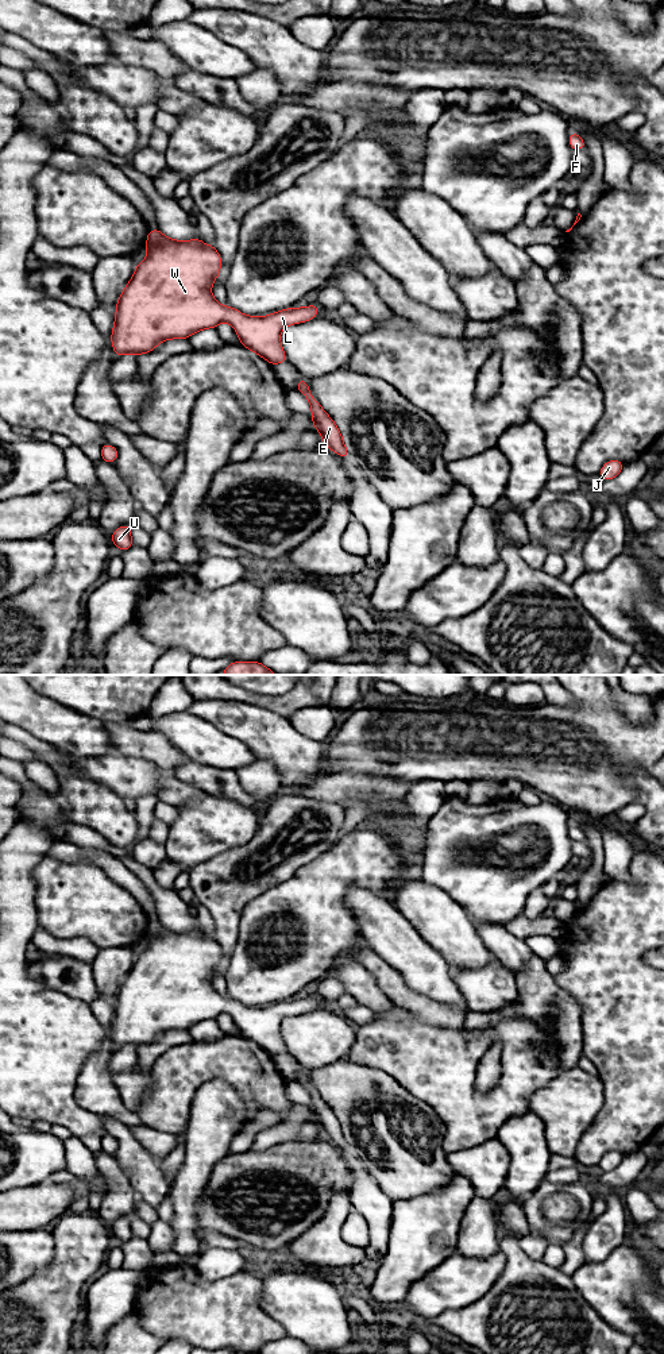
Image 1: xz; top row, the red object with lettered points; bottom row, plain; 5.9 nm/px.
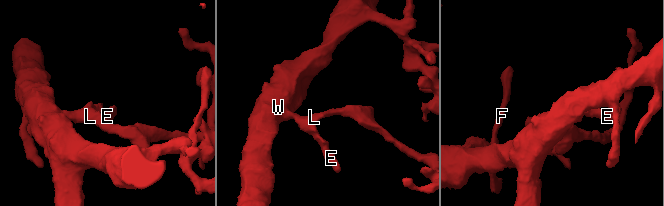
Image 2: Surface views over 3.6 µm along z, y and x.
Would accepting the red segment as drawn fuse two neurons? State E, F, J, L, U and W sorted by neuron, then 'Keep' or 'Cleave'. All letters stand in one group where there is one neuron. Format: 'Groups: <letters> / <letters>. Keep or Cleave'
Groups: E F J L U W. Keep

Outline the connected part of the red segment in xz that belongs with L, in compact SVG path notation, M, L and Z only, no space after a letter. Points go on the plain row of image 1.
M158 919L148 921L144 937L147 949L136 956L135 964L123 980L117 994L115 1015L111 1026L116 1049L134 1045L135 1048L151 1044L167 1030L188 1030L193 1025L216 1019L221 1012L229 1014L246 1039L256 1044L271 1057L289 1053L281 1035L281 1022L297 1014L317 1008L317 995L305 999L287 999L269 1007L246 1007L231 998L220 996L212 987L212 975L221 960L221 949L215 937L205 936L200 929L192 931L173 931Z

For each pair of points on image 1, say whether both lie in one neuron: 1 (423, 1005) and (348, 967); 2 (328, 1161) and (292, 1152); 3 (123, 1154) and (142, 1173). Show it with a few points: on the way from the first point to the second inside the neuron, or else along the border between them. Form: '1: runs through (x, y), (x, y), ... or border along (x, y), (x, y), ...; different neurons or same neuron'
1: border along (354, 960), (373, 975), (379, 988), (394, 1005); different neurons
2: runs through (319, 1161), (301, 1161); same neuron
3: runs through (127, 1158), (138, 1169); same neuron

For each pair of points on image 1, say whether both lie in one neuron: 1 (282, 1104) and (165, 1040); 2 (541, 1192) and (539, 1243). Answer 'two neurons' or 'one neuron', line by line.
1: two neurons
2: two neurons

